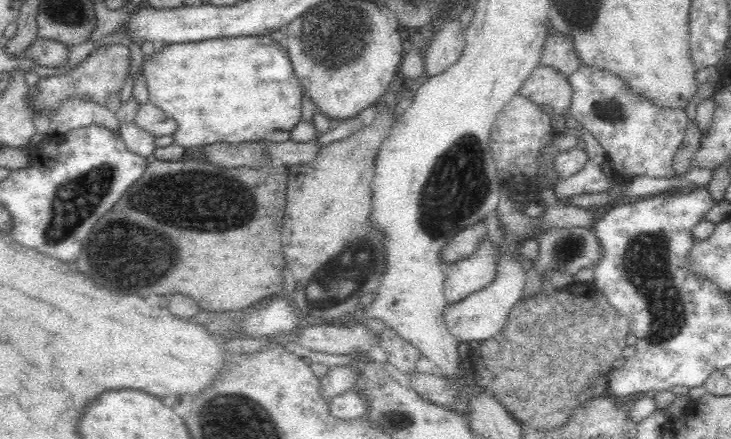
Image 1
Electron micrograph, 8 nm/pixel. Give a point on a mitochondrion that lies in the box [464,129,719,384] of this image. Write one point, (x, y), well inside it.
(645, 262)

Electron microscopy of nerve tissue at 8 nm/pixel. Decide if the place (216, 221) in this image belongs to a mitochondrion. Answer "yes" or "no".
yes

